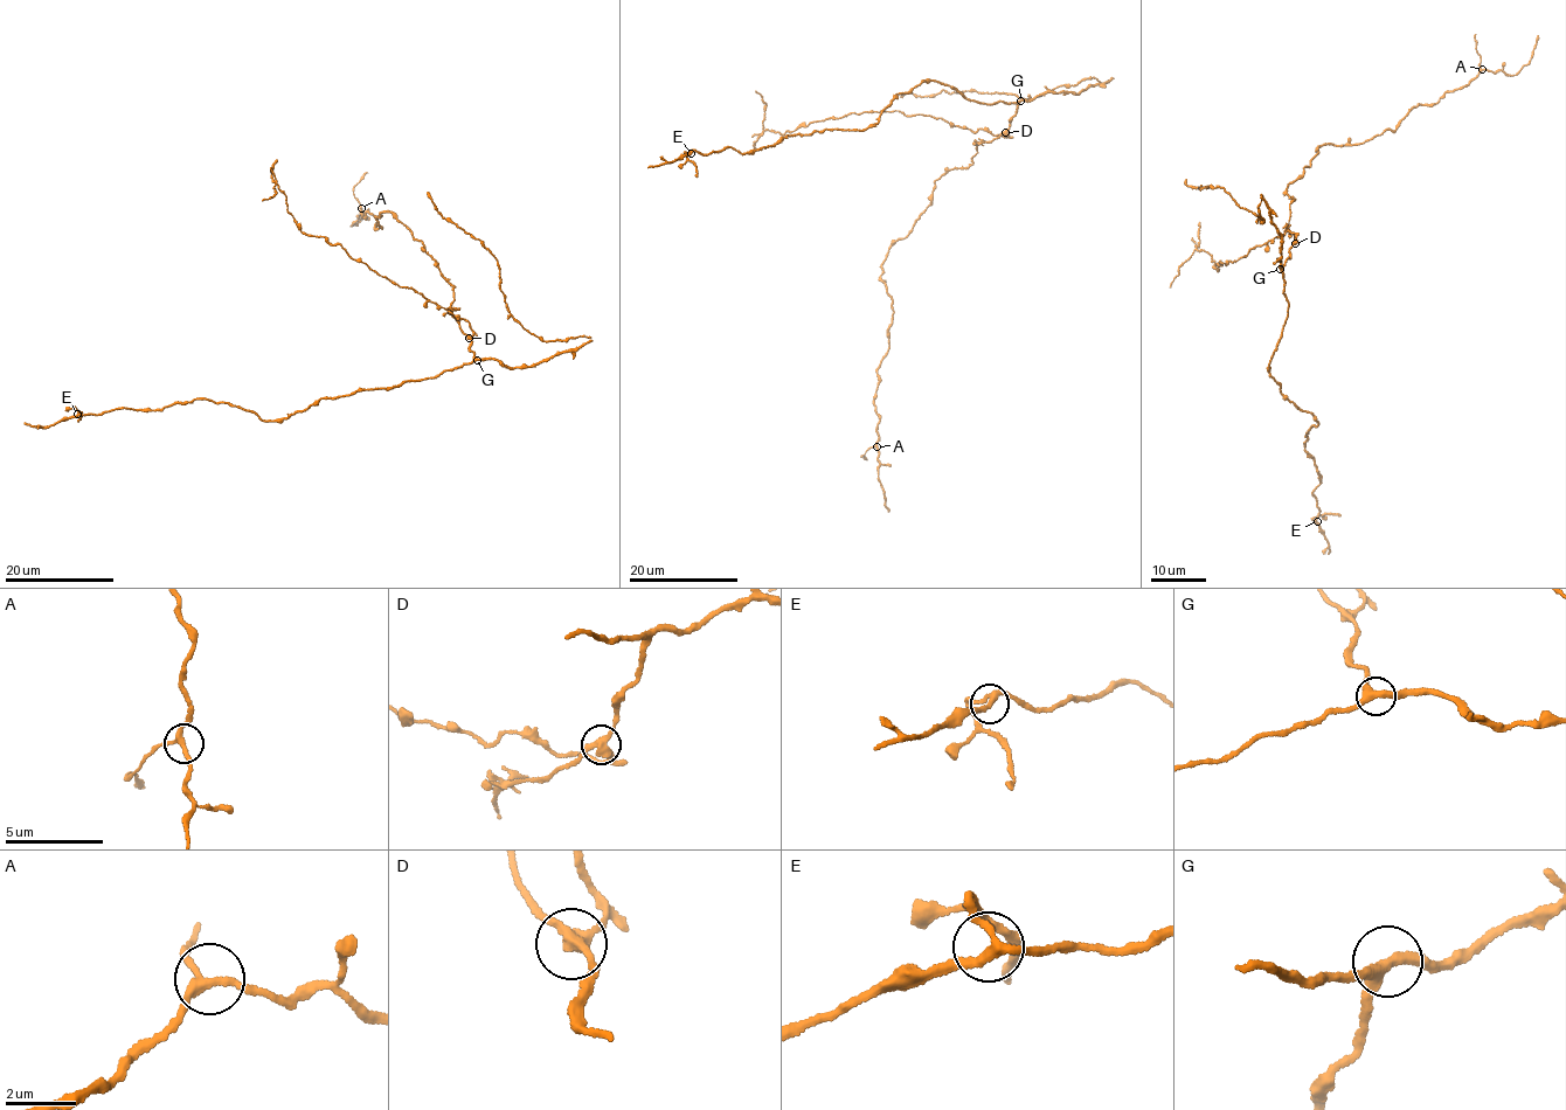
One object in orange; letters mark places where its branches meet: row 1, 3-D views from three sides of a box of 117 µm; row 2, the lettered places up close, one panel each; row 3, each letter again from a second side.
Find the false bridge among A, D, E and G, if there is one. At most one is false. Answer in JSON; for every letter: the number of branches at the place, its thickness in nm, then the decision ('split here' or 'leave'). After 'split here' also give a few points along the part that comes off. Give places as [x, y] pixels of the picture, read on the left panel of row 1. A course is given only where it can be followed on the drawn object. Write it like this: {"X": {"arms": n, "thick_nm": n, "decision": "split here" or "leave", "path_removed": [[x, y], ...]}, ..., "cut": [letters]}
{"A": {"arms": 3, "thick_nm": 220, "decision": "leave"}, "D": {"arms": 3, "thick_nm": 320, "decision": "split here", "path_removed": [[469, 338], [473, 333], [464, 319], [397, 286], [339, 244], [302, 231], [277, 184], [275, 194], [262, 200]]}, "E": {"arms": 3, "thick_nm": 240, "decision": "leave"}, "G": {"arms": 3, "thick_nm": 320, "decision": "leave"}, "cut": ["D"]}

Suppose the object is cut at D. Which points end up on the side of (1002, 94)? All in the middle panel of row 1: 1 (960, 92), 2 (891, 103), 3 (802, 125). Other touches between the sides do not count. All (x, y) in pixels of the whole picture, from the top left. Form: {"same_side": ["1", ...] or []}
{"same_side": ["1", "2"]}

